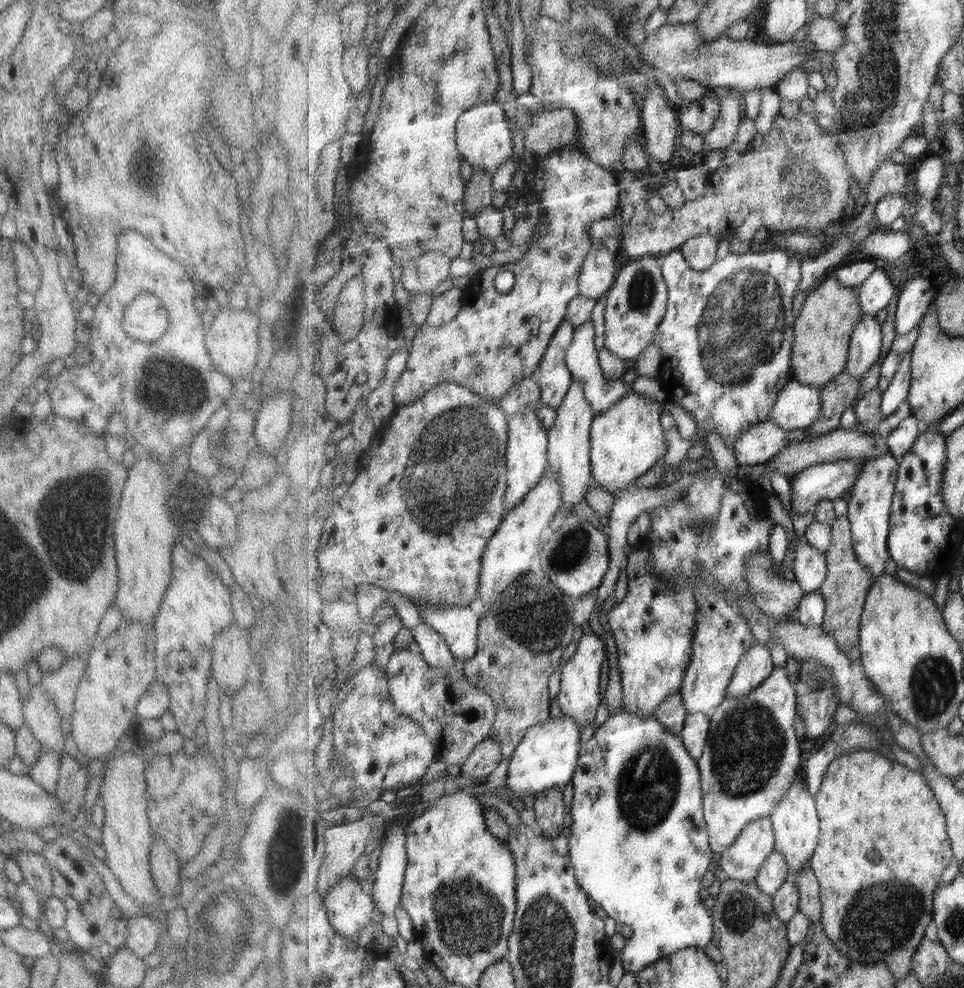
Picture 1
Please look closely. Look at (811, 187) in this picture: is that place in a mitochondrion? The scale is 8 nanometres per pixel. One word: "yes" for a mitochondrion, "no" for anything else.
yes

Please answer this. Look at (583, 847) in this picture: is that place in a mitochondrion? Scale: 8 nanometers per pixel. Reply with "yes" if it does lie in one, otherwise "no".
no

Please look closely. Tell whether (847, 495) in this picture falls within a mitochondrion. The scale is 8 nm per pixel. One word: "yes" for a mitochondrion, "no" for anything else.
no

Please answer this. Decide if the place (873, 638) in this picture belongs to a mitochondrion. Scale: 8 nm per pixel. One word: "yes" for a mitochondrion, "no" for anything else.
no

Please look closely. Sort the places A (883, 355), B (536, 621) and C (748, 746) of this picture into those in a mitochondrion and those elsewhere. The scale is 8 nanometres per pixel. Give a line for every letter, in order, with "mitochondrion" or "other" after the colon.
A: other
B: mitochondrion
C: mitochondrion

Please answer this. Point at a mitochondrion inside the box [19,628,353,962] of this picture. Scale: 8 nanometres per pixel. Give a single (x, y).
(293, 850)

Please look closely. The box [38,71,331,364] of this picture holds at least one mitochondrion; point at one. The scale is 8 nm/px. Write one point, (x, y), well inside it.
(147, 172)

